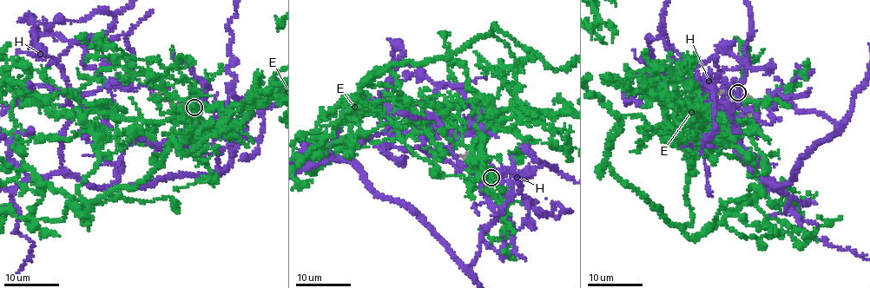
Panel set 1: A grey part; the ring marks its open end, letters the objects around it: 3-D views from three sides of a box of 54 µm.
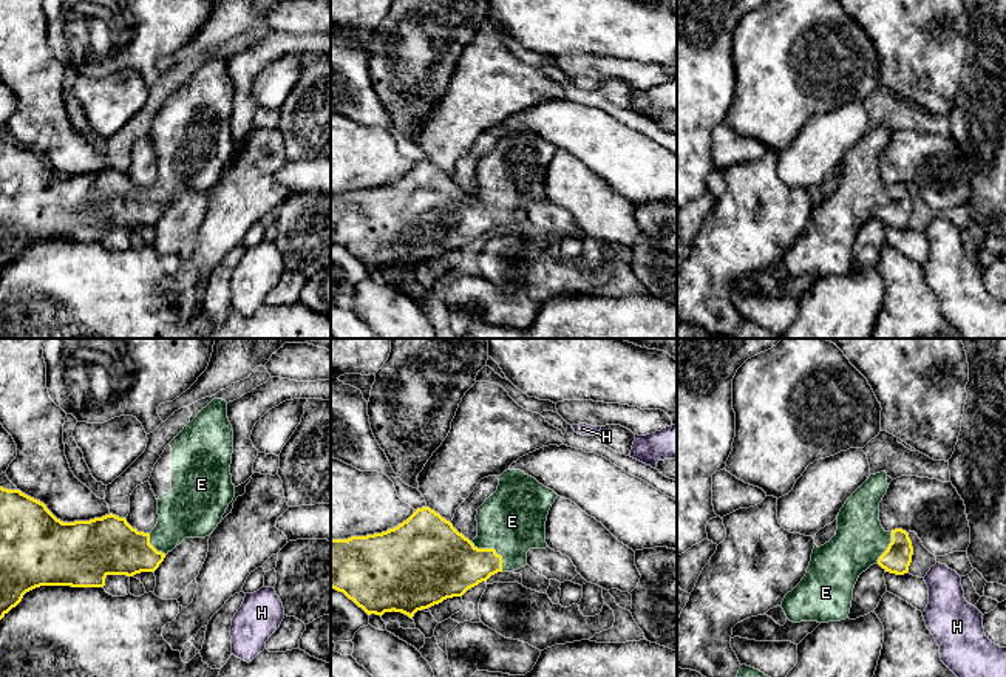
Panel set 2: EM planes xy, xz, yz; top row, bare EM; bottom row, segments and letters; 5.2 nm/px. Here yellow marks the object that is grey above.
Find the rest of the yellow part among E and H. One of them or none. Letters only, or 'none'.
E

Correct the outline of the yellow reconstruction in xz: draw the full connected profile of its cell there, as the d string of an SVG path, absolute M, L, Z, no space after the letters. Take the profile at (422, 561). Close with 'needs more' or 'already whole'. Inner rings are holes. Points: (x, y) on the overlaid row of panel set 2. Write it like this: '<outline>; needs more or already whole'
M521 470L499 476L498 490L478 509L478 536L470 541L430 507L417 509L394 529L348 539L331 538L331 587L343 592L368 615L402 612L410 618L498 572L527 566L530 549L545 549L545 521L558 495Z; needs more

